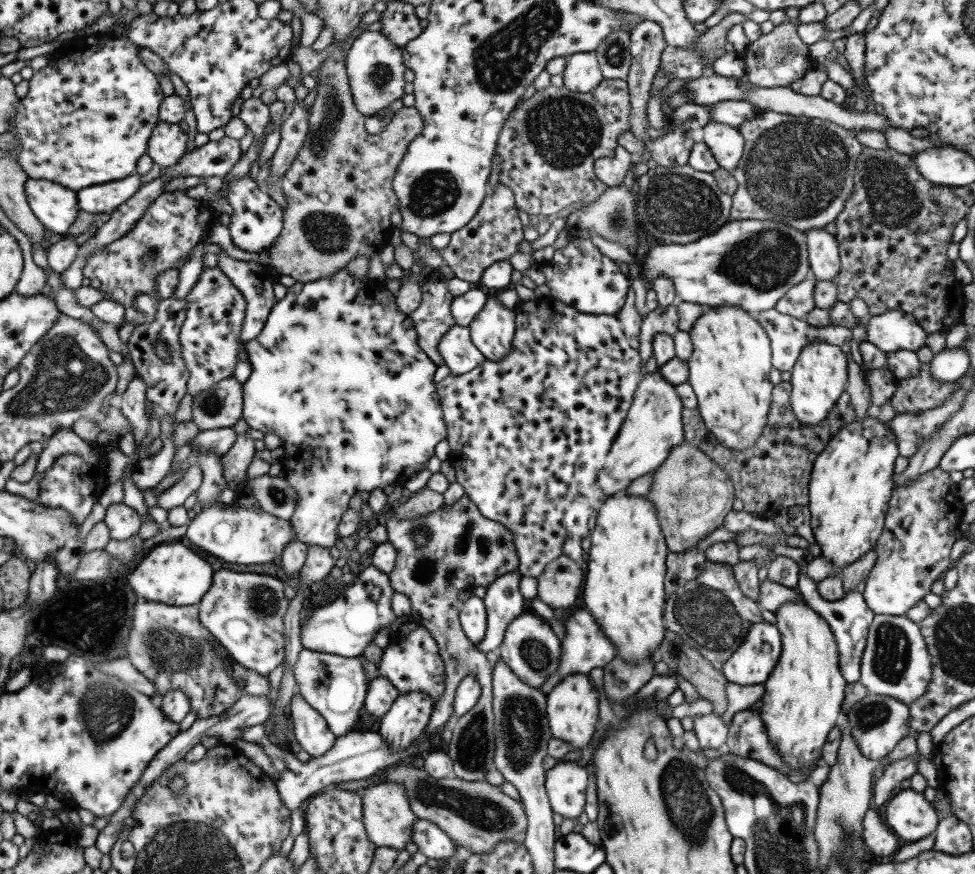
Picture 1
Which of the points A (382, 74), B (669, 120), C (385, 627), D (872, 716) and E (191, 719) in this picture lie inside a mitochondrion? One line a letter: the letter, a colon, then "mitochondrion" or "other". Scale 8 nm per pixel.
A: mitochondrion
B: other
C: other
D: mitochondrion
E: other

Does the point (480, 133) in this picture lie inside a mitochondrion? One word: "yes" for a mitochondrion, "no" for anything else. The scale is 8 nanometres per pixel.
no

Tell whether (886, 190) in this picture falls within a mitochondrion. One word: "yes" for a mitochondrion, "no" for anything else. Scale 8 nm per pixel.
yes

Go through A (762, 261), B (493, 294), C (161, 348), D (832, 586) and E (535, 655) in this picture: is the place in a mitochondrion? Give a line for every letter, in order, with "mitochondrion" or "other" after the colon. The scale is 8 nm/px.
A: mitochondrion
B: other
C: mitochondrion
D: other
E: mitochondrion

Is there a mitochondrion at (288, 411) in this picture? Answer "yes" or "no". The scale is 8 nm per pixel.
no

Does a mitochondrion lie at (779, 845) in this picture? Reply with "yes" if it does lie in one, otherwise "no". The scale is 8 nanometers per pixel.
yes

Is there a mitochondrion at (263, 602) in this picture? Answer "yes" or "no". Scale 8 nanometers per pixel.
yes

